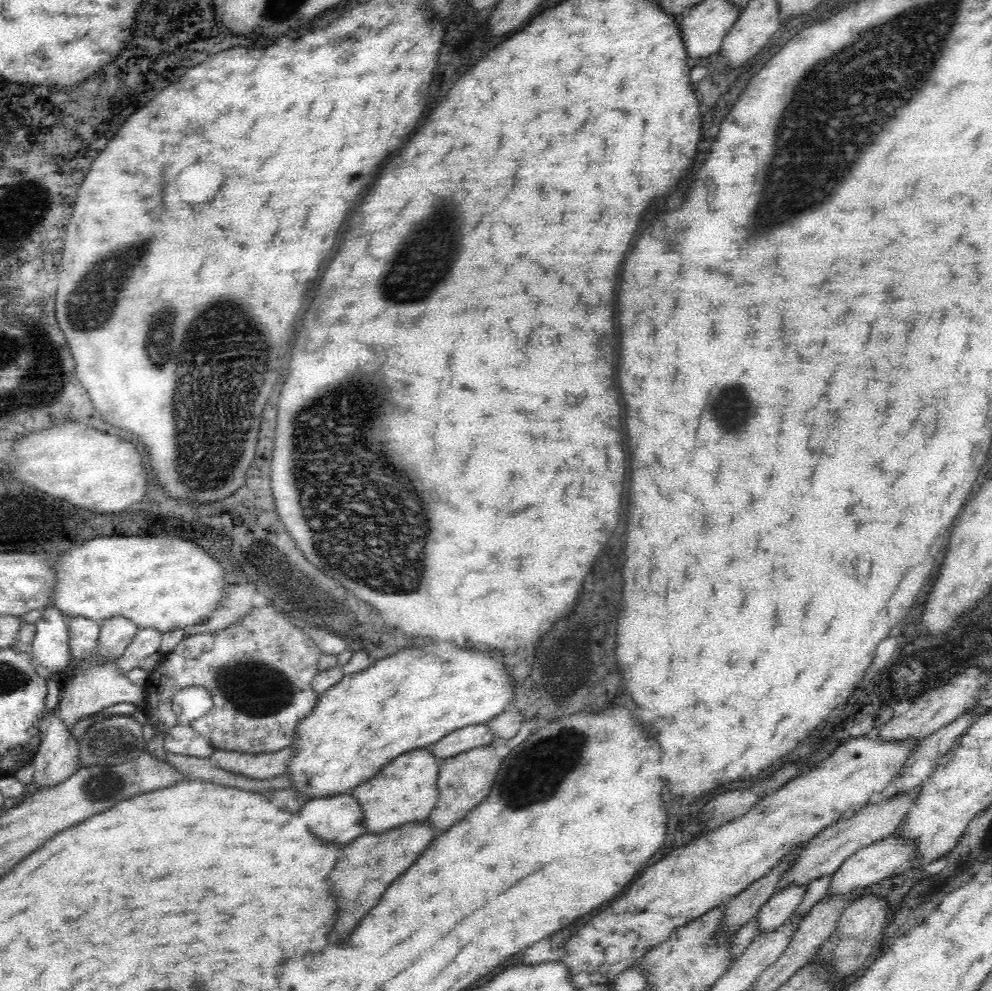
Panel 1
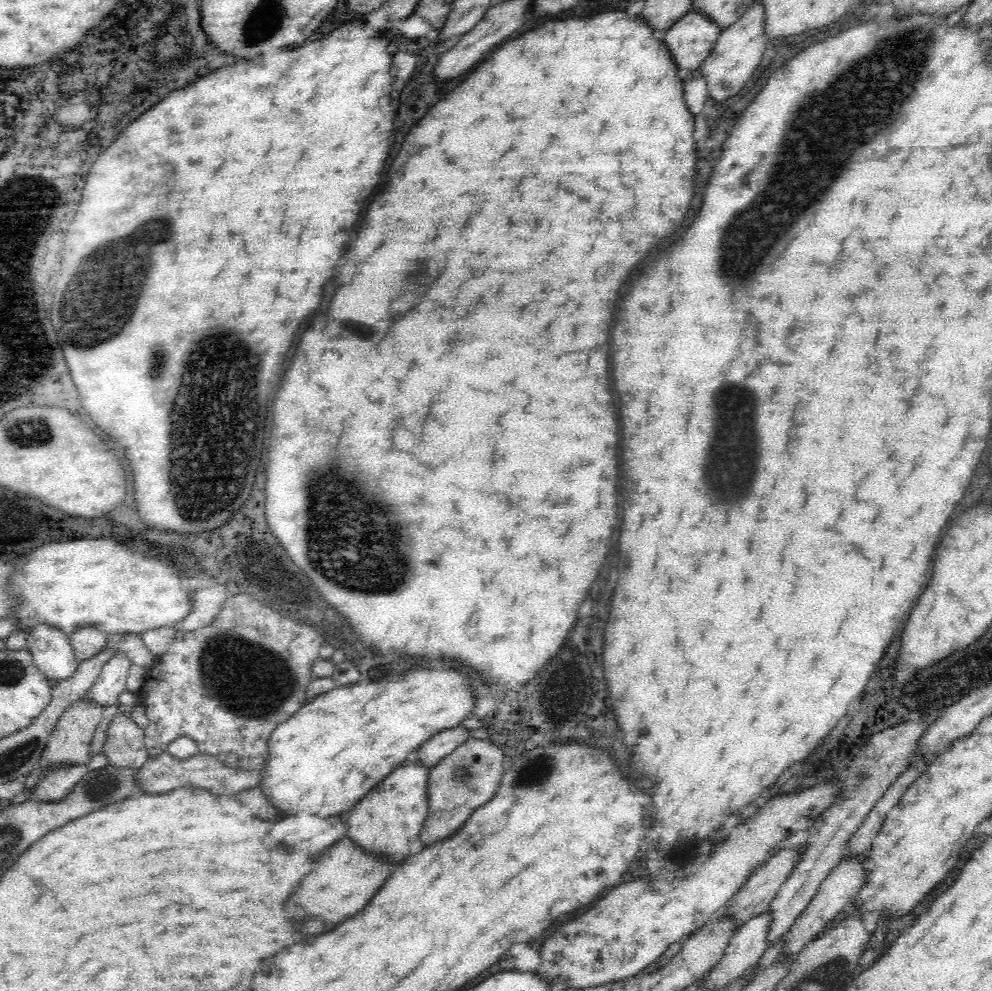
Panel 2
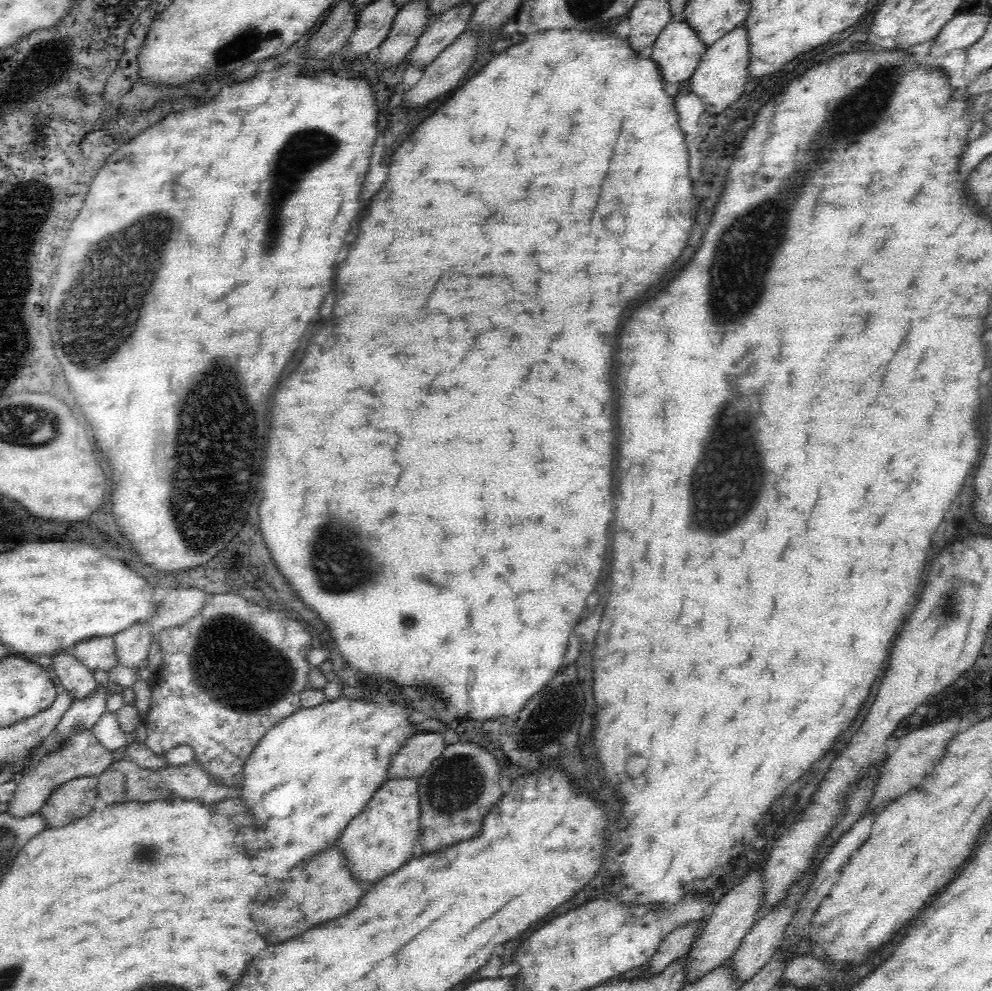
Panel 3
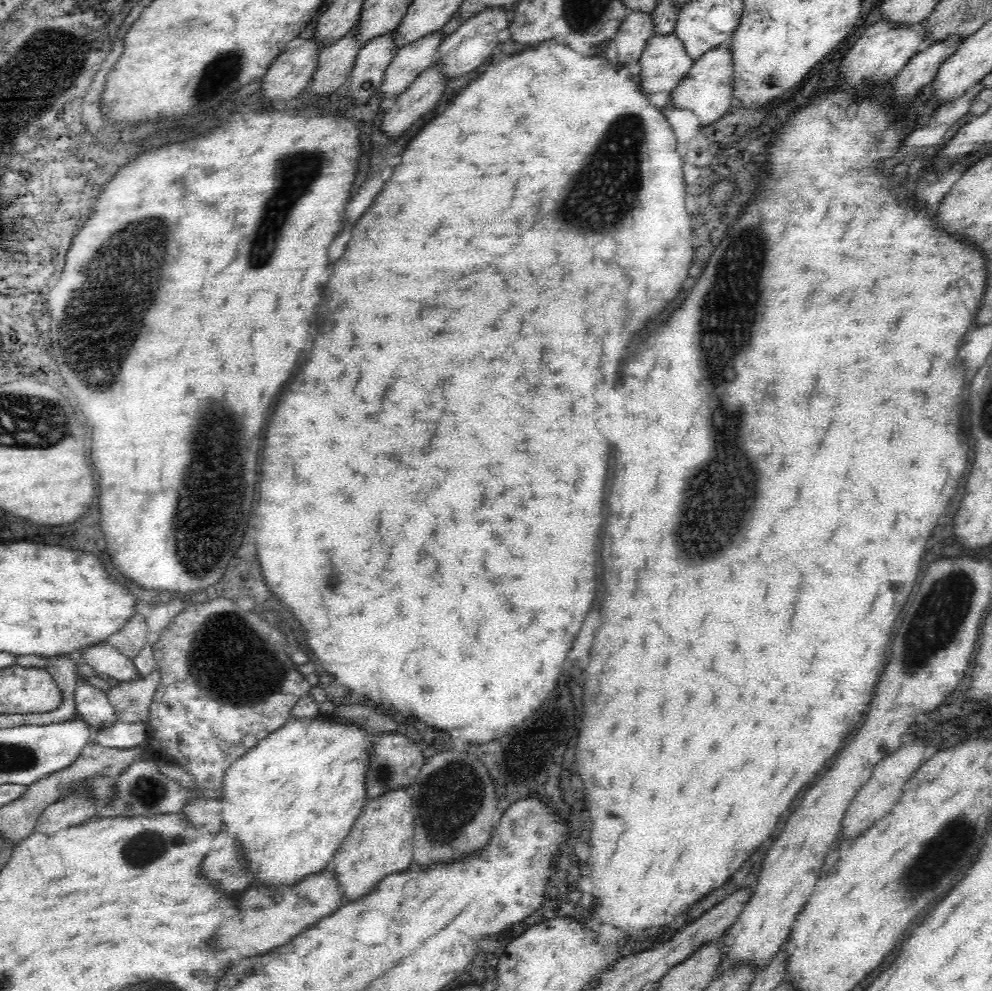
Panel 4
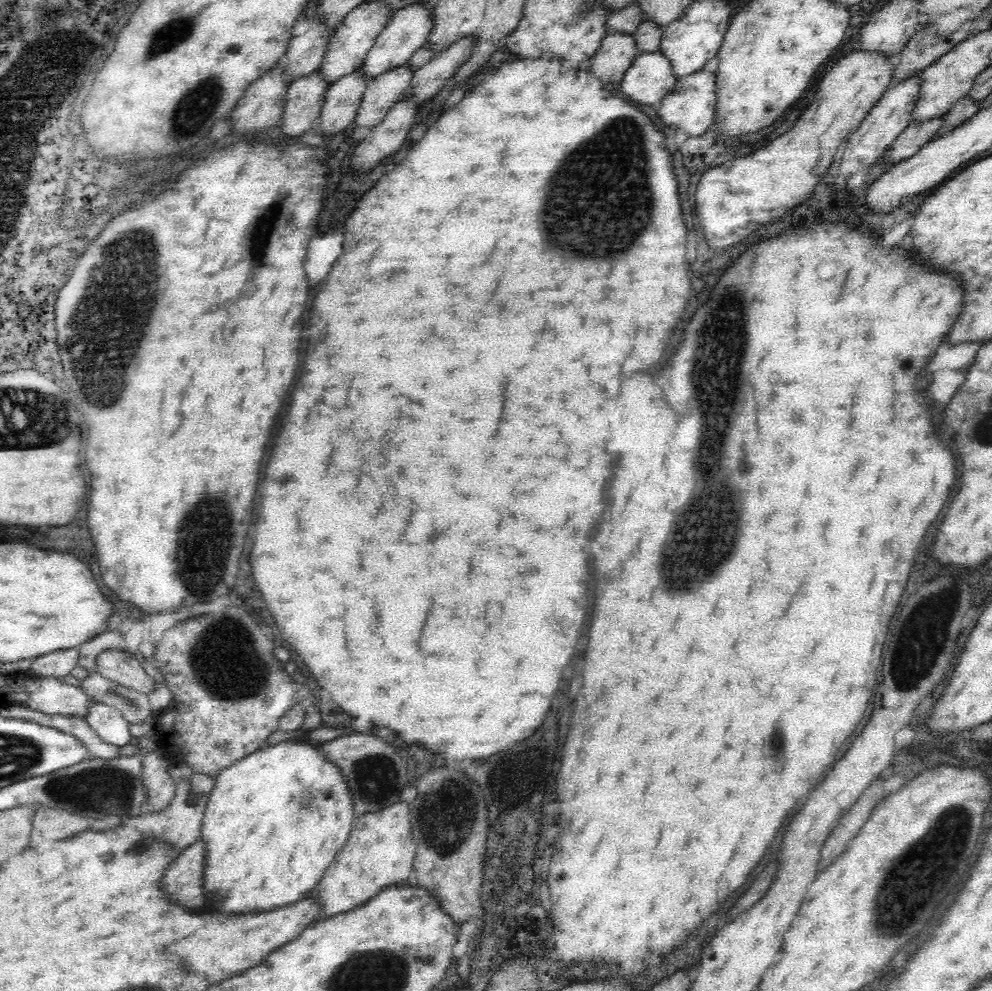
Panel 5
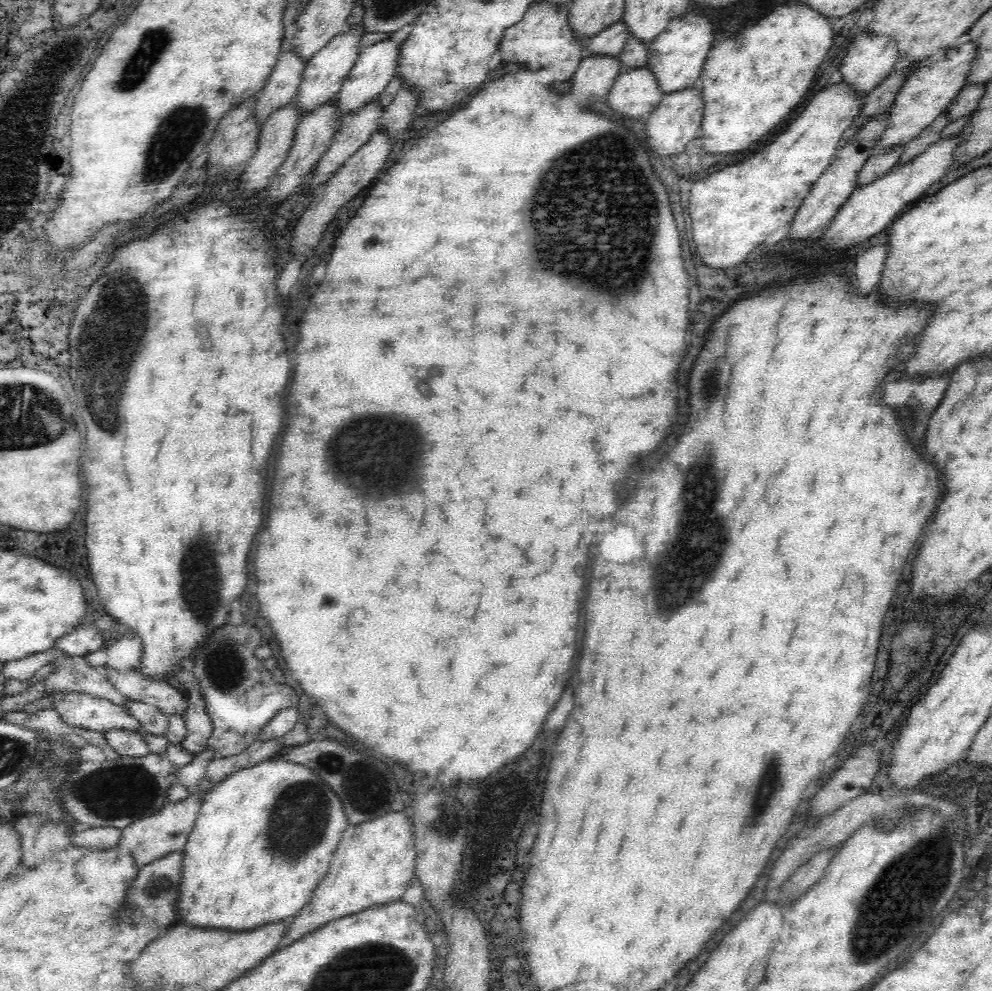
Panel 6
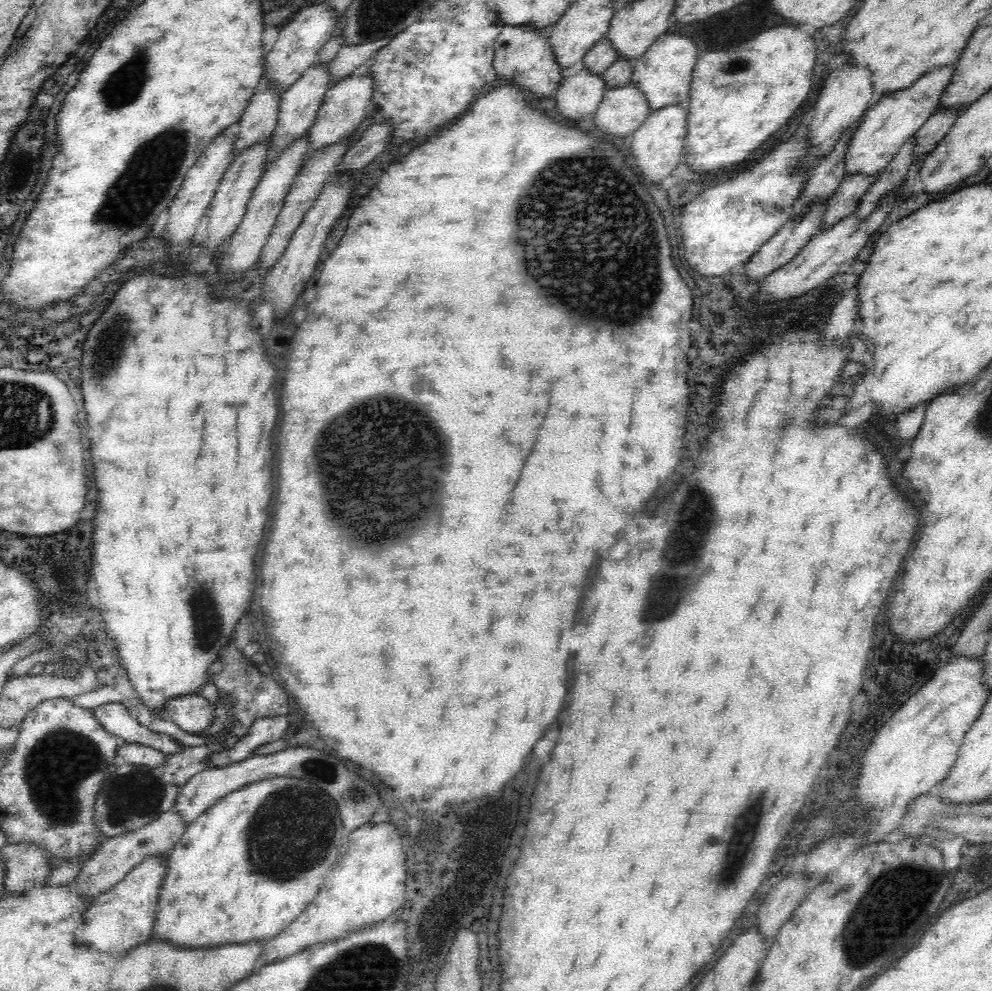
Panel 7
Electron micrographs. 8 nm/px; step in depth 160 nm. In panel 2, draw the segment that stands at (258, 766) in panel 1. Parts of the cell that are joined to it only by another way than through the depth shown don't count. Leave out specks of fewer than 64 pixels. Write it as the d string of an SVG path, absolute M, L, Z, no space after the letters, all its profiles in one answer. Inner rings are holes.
M167 750L156 755L149 755L147 761L139 768L137 780L141 782L141 793L161 794L182 786L202 787L214 795L239 795L243 790L254 788L261 784L259 767L257 769L232 769L219 758L211 754L198 753L186 759L177 759Z

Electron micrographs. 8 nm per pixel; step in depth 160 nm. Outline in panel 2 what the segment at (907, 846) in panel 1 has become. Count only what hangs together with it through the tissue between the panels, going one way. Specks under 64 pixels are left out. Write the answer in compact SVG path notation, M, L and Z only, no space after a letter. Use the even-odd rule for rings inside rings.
M868 850L860 852L856 856L845 856L824 878L822 884L808 906L802 911L802 914L792 923L791 929L787 934L785 945L781 950L781 956L790 956L790 954L799 953L805 945L812 941L826 929L831 923L840 917L840 913L847 908L848 899L852 894L865 885L865 860L869 857Z

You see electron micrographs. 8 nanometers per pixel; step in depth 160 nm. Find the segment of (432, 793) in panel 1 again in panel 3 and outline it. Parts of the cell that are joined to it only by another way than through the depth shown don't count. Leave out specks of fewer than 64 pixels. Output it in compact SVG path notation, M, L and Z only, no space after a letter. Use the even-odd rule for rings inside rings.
M417 778L387 779L368 804L342 830L338 846L348 860L352 874L364 882L376 882L384 874L392 874L404 866L416 848L416 838L420 834L420 792Z

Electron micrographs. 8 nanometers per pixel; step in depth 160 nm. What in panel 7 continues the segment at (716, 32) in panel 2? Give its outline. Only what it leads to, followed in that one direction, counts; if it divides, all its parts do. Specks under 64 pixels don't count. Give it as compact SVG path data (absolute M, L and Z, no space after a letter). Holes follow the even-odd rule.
M632 83L618 88L607 88L595 122L598 132L610 136L632 134L652 112L642 93Z

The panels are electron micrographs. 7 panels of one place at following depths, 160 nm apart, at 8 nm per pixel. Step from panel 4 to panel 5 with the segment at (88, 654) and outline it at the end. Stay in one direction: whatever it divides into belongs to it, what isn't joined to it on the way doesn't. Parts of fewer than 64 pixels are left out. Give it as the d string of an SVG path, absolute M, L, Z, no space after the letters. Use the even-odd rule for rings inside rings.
M108 649L96 658L97 672L116 684L149 694L154 679L140 667L139 657L119 649Z

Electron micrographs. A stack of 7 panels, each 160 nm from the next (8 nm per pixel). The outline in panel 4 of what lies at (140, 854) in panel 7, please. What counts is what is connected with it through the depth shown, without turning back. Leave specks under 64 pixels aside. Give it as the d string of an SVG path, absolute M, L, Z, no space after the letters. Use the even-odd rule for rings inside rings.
M200 796L188 802L182 811L194 826L203 826L212 834L218 834L220 828L224 828L222 806L218 798Z

